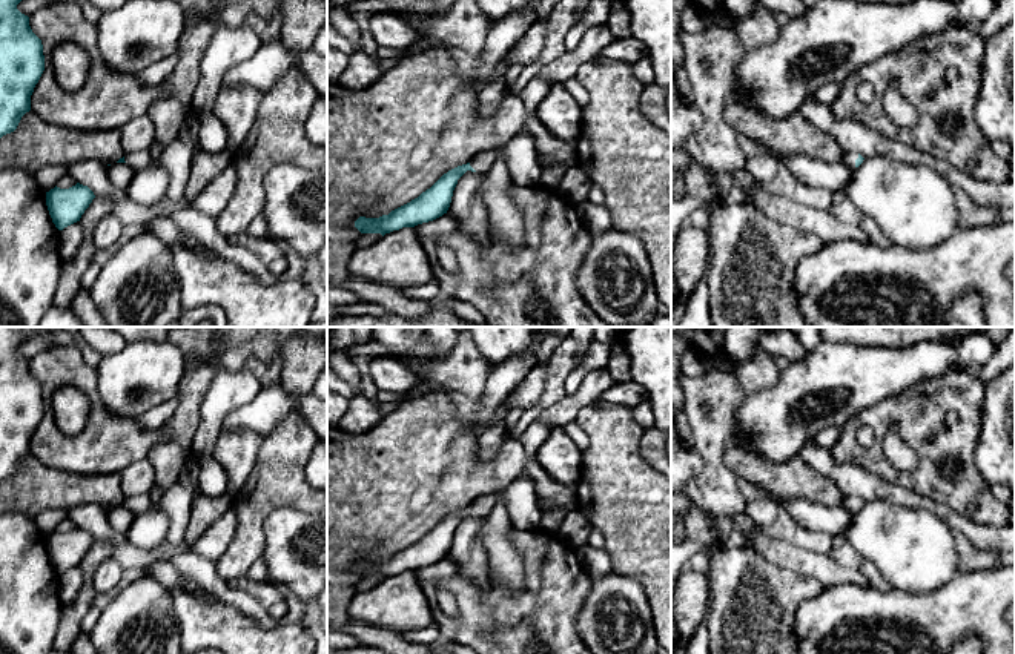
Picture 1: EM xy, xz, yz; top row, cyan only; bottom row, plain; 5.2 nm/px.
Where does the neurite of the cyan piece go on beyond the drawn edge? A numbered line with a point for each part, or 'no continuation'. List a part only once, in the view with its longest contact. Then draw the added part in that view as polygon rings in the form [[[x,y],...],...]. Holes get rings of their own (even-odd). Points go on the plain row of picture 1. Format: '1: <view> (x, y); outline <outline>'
1: yz (849, 502); outline [[[846,496],[843,500],[843,507],[851,513],[855,513],[855,504],[858,502],[857,496]]]

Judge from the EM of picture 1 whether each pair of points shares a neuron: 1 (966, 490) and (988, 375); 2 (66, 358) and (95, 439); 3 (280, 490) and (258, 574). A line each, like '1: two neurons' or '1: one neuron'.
1: two neurons
2: one neuron
3: two neurons

